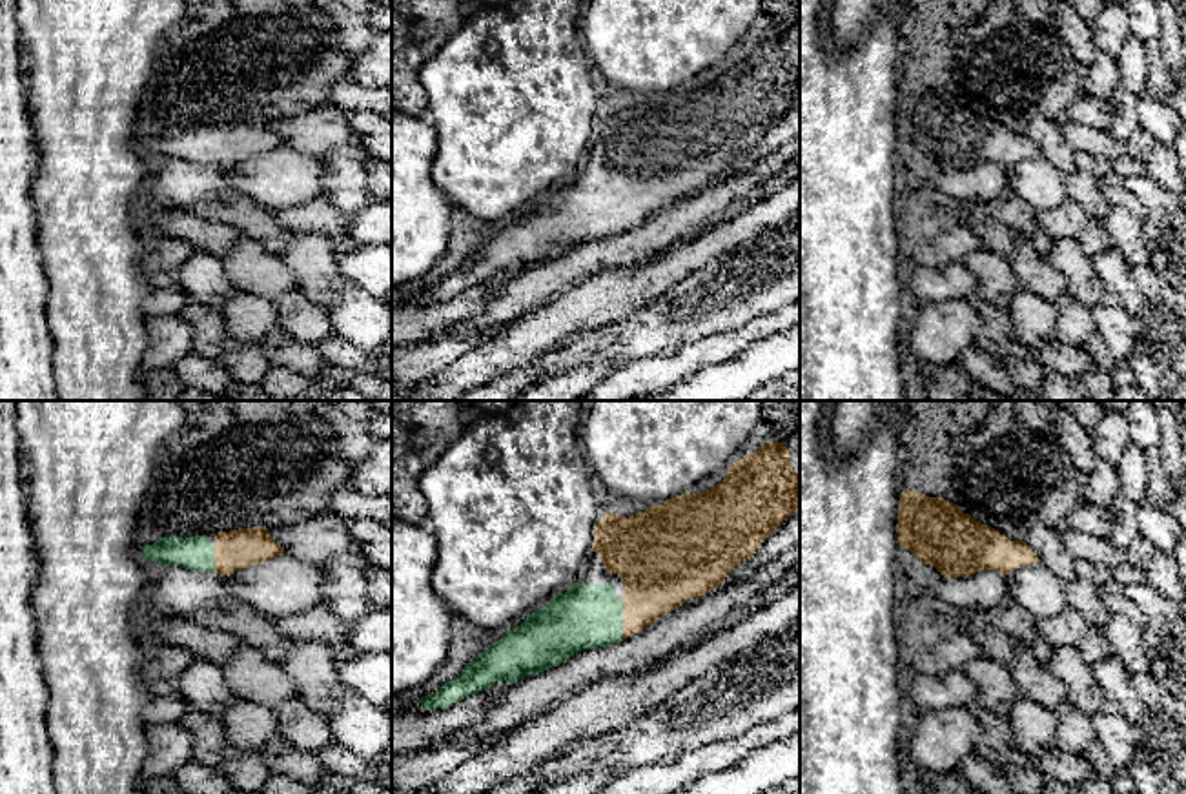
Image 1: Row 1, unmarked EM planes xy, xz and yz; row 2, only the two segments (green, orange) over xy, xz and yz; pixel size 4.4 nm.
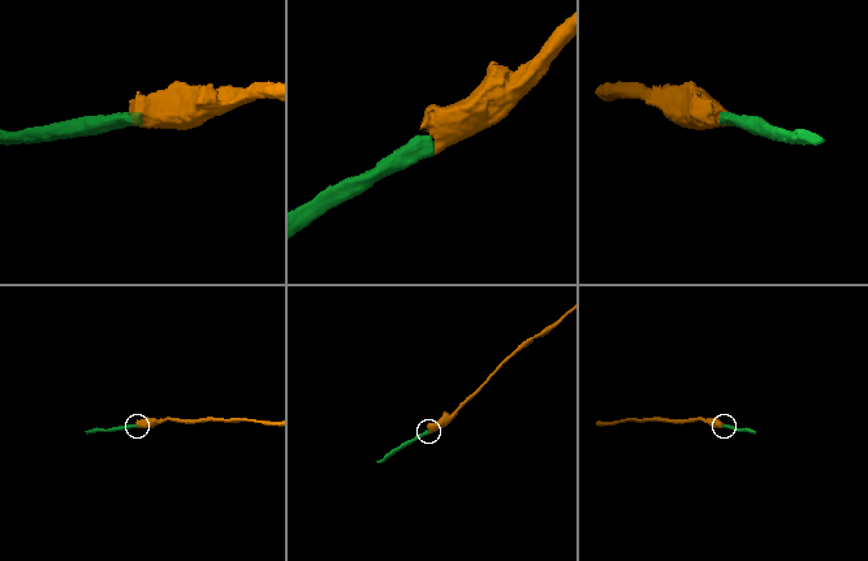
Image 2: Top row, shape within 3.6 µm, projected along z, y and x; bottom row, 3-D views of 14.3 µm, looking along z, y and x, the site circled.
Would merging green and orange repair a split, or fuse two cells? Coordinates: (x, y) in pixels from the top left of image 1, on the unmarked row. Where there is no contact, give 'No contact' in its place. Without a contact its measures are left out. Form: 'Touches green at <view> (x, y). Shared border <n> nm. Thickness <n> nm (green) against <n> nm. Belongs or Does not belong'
Touches green at xz (622, 212). Shared border 180 nm. Thickness 280 nm (green) against 320 nm. Belongs

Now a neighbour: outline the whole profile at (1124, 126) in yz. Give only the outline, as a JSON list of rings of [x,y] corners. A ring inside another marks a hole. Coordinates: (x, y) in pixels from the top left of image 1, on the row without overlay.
[[[1122,87],[1113,97],[1113,120],[1109,133],[1120,140],[1130,142],[1142,127],[1137,117],[1139,95],[1133,95]]]

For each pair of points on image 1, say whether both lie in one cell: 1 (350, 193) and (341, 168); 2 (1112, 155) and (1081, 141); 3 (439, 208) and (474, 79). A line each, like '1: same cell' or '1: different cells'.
1: same cell
2: same cell
3: different cells

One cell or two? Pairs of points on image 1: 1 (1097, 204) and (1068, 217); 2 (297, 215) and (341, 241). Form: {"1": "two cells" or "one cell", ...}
{"1": "two cells", "2": "one cell"}

